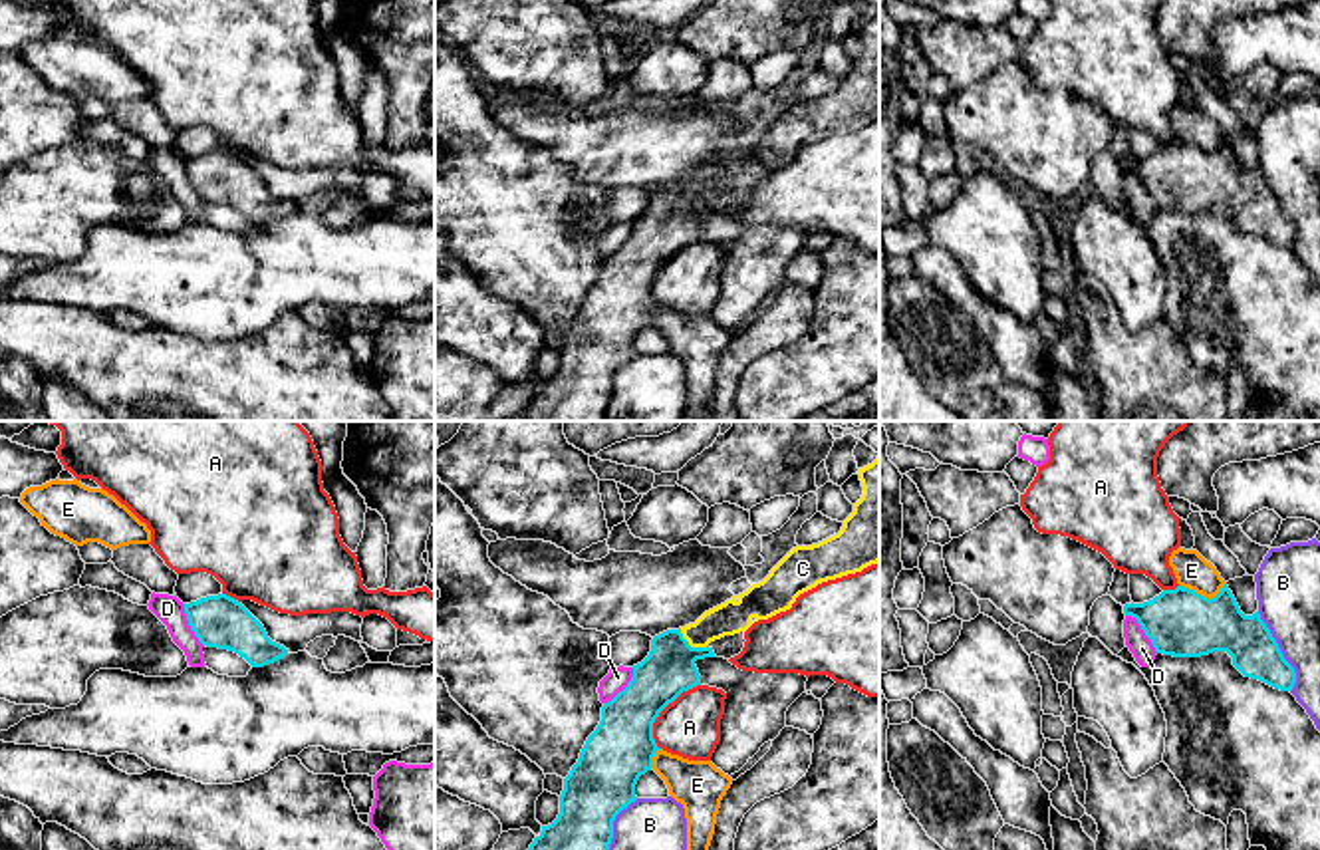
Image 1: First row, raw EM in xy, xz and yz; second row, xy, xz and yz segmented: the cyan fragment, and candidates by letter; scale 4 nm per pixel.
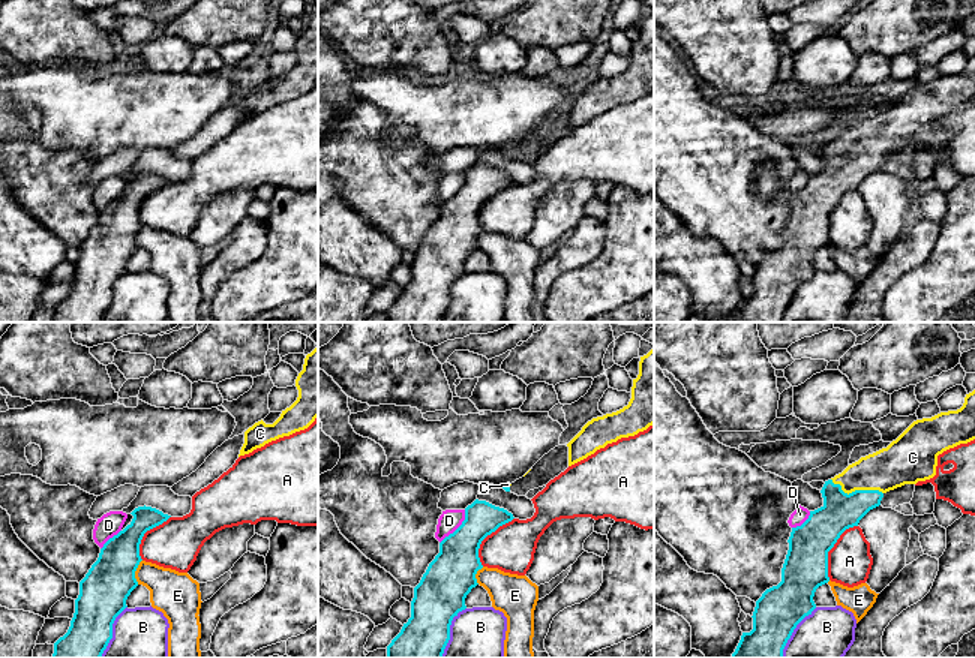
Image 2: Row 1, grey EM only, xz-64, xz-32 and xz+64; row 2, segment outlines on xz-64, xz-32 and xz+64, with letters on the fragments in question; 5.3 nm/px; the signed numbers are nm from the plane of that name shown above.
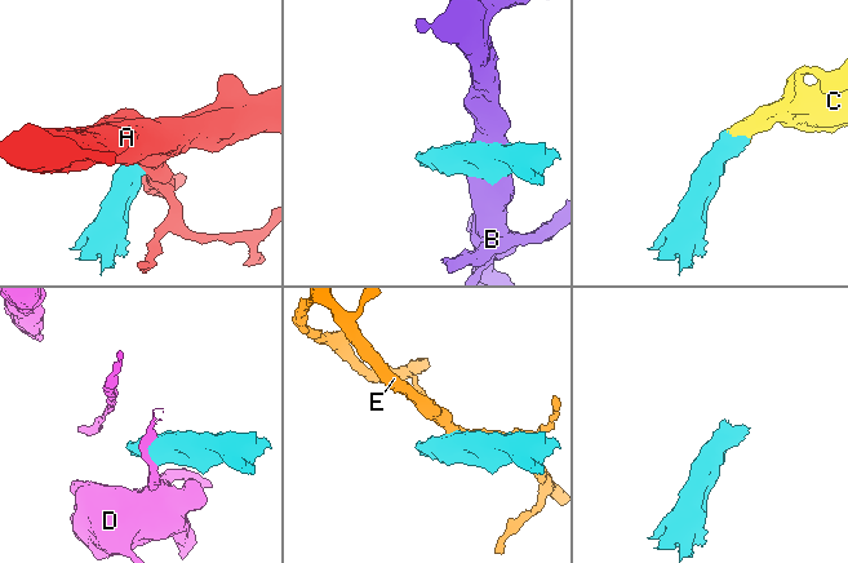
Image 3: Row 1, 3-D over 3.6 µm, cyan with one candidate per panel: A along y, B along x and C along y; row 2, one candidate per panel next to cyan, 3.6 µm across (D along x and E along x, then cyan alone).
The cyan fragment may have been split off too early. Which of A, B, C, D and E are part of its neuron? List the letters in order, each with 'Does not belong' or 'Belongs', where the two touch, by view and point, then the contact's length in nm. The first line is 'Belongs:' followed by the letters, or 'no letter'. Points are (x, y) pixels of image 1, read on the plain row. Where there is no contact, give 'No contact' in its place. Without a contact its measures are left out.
Belongs: C
A: Does not belong. Touches cyan at xz (661, 265). Shared border 320 nm
B: Does not belong. Touches cyan at yz (1281, 207). Shared border 360 nm
C: Belongs. Touches cyan at xz (689, 201). Shared border 140 nm
D: Does not belong. Touches cyan at yz (1144, 185). Shared border 200 nm
E: Does not belong. Touches cyan at yz (1203, 151). Shared border 190 nm

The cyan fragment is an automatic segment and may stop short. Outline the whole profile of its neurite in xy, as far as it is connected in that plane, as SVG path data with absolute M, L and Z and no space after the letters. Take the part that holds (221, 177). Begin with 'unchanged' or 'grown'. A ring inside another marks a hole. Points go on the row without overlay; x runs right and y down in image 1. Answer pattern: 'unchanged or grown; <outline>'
unchanged; M226 149L185 159L185 169L202 201L234 207L252 222L264 222L288 211L288 205L272 197L264 181Z

